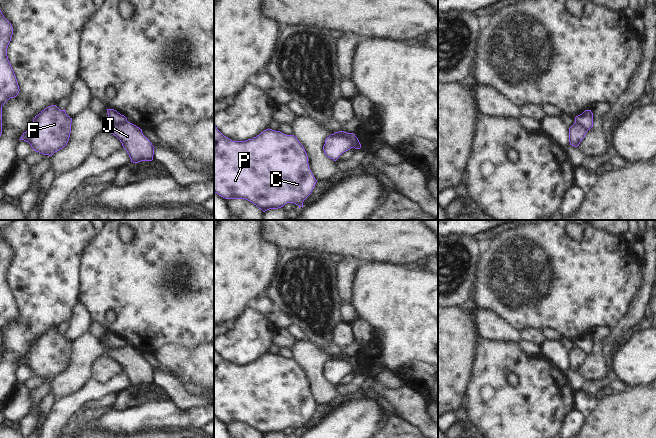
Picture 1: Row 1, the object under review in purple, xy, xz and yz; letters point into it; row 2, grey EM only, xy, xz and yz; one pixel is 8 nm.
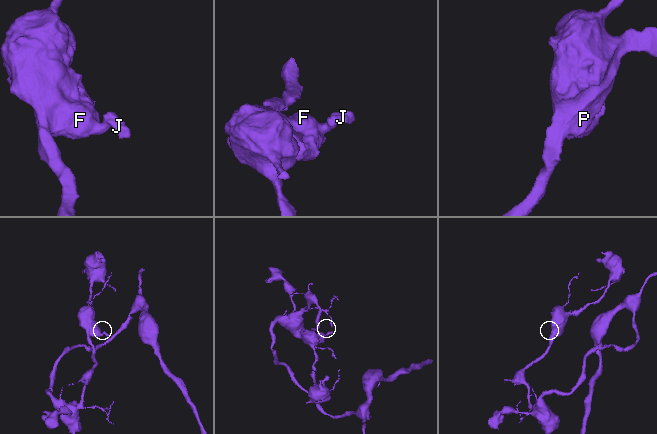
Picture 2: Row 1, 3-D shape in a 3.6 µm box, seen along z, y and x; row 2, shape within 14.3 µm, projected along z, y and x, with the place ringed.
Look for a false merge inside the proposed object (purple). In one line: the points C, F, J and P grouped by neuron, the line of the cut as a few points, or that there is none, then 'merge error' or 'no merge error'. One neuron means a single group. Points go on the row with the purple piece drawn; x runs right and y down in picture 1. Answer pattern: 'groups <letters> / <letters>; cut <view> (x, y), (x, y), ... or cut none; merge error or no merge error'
groups C F P / J; cut xz (331, 134), (345, 134), (354, 146); merge error

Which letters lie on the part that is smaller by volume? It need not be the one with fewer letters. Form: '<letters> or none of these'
J.

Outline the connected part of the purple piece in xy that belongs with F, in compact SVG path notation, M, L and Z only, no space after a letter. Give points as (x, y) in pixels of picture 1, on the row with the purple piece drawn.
M51 105L35 116L20 140L28 142L34 151L52 156L64 148L70 137L72 118L56 105Z

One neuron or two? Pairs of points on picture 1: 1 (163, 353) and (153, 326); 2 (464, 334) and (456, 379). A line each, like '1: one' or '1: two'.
1: two
2: one

